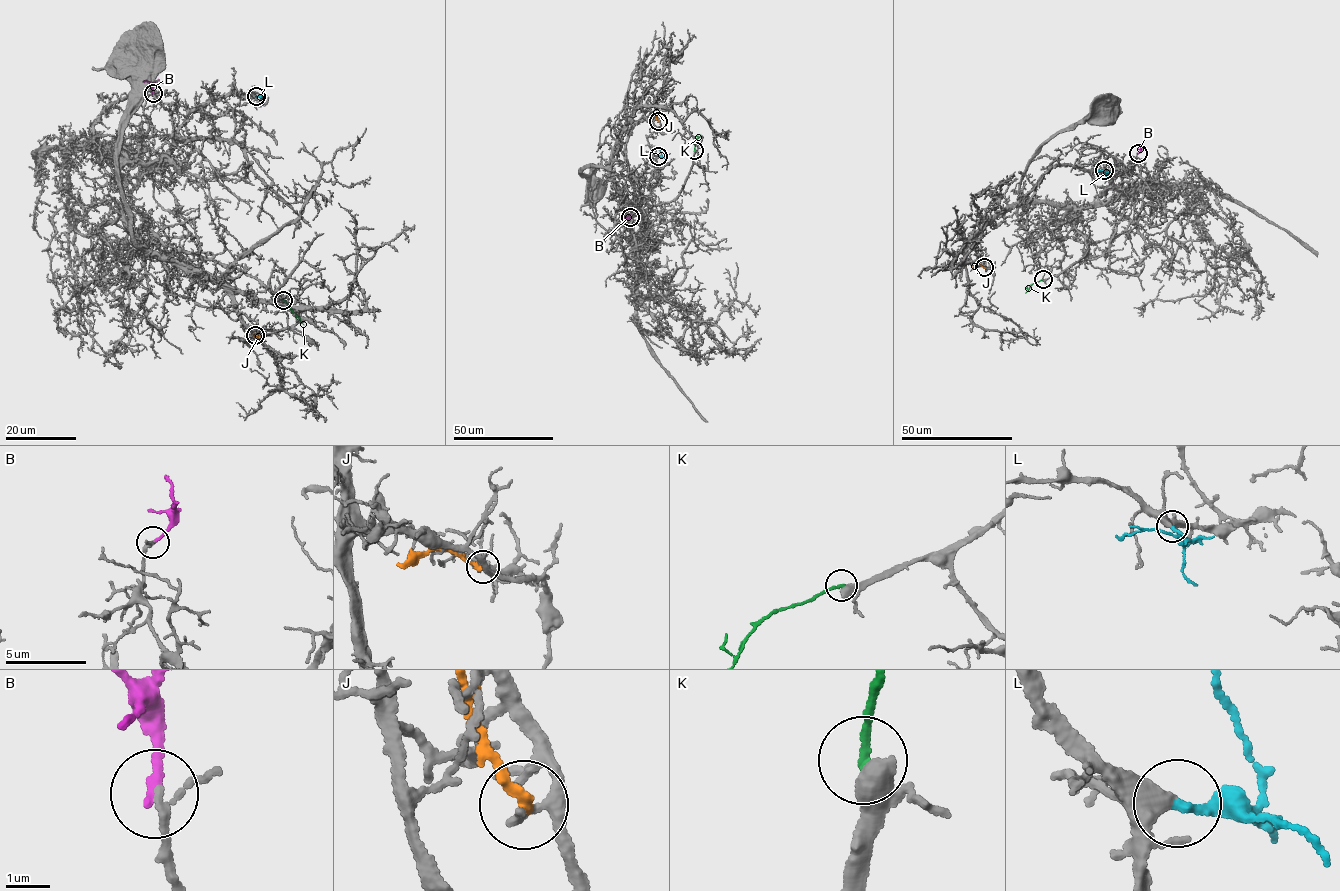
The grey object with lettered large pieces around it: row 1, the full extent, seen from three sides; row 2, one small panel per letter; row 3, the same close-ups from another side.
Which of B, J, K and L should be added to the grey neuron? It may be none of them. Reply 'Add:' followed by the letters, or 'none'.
Add: B, L

